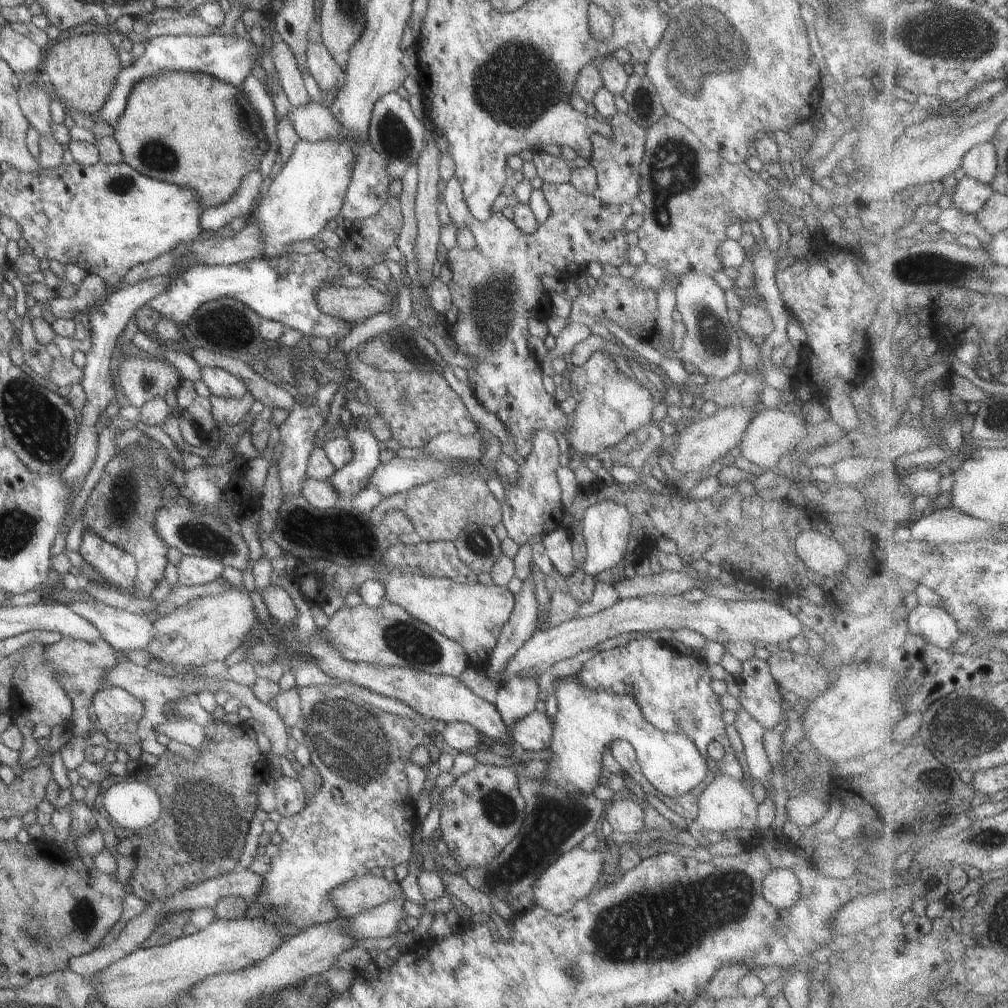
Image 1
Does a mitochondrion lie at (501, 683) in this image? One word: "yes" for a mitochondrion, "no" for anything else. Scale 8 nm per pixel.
no

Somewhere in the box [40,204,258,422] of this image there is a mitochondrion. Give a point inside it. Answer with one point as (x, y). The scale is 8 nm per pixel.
(146, 382)

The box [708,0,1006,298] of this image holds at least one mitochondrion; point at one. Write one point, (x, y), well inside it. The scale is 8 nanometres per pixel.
(945, 33)

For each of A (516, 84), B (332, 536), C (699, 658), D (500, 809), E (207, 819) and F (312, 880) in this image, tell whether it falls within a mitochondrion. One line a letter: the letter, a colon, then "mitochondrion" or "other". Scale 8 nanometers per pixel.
A: mitochondrion
B: mitochondrion
C: other
D: mitochondrion
E: mitochondrion
F: mitochondrion

